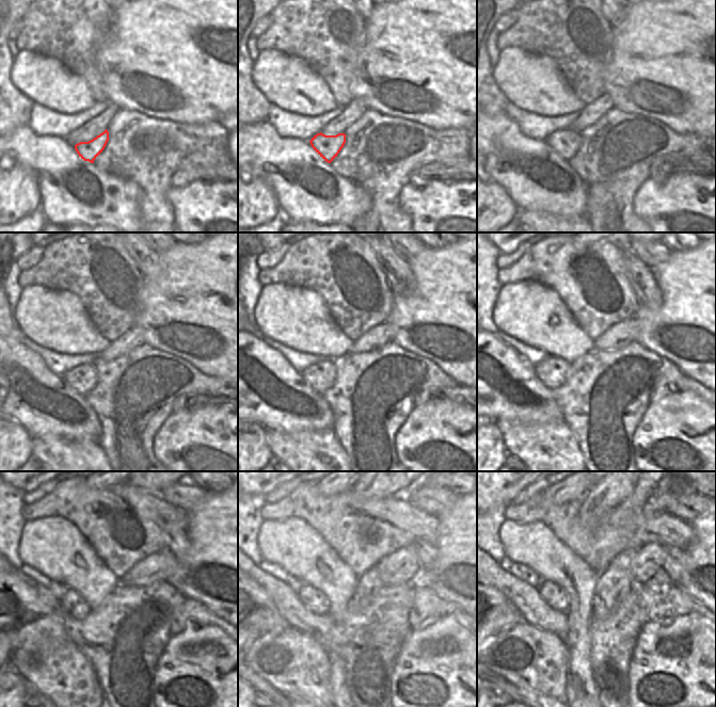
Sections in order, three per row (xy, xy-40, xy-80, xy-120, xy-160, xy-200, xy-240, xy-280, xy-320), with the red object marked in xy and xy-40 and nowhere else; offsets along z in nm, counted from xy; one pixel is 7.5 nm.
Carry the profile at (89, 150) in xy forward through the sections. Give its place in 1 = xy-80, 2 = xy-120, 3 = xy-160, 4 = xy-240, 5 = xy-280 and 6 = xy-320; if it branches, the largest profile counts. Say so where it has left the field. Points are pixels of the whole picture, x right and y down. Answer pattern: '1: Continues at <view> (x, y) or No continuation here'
1: Continues at xy-80 (566, 142)
2: Continues at xy-120 (82, 379)
3: Continues at xy-160 (320, 376)
4: Continues at xy-240 (73, 603)
5: Continues at xy-280 (314, 599)
6: Continues at xy-320 (554, 595).

